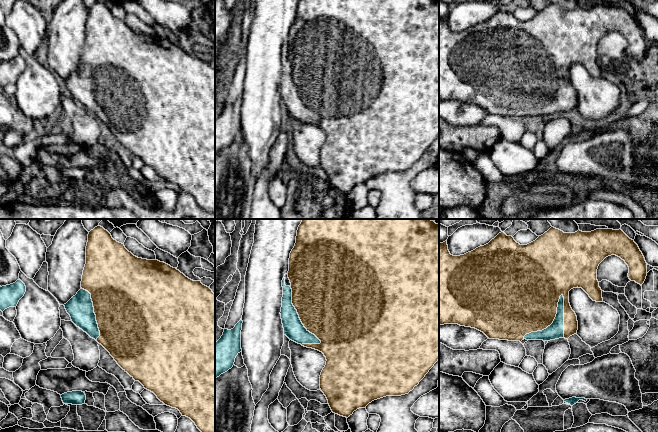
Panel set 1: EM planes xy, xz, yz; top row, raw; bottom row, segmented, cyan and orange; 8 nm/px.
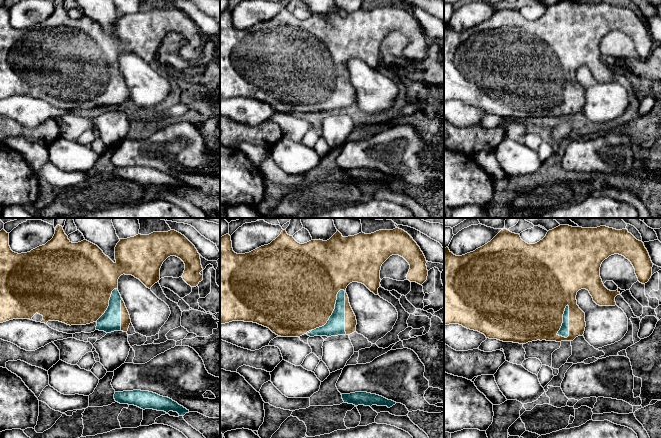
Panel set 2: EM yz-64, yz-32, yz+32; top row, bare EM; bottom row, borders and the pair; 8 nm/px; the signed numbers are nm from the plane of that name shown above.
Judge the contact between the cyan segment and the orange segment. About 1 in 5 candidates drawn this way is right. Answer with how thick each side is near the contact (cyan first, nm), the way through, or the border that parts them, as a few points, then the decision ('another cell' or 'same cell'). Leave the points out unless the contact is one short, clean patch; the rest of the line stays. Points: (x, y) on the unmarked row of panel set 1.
130 nm thick on the cyan side, 460 nm on the other; same cell

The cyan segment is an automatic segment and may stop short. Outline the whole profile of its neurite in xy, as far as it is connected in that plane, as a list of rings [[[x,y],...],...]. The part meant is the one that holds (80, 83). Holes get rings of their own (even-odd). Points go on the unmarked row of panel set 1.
[[[98,1],[88,10],[81,65],[64,82],[72,98],[101,120],[135,157],[139,157],[145,165],[153,168],[165,181],[178,185],[182,192],[190,194],[202,209],[215,214],[215,70],[209,63],[201,57],[189,55],[164,38],[134,32],[124,20],[114,16],[107,6]]]

